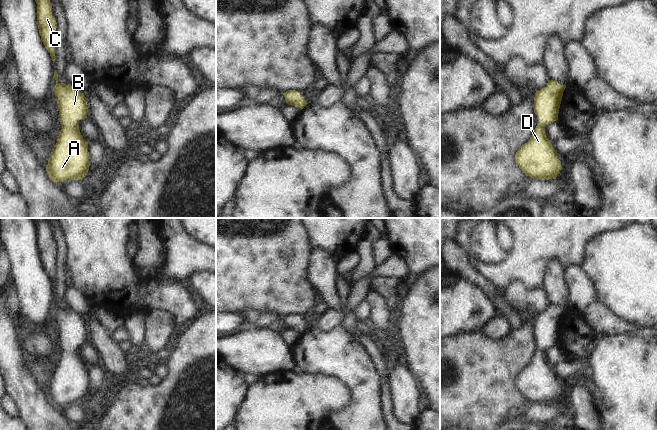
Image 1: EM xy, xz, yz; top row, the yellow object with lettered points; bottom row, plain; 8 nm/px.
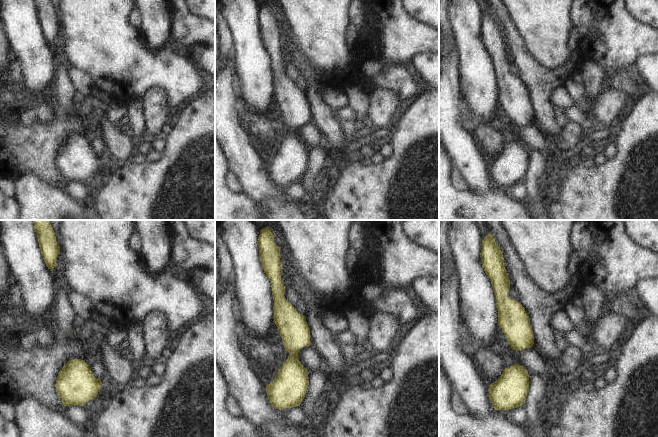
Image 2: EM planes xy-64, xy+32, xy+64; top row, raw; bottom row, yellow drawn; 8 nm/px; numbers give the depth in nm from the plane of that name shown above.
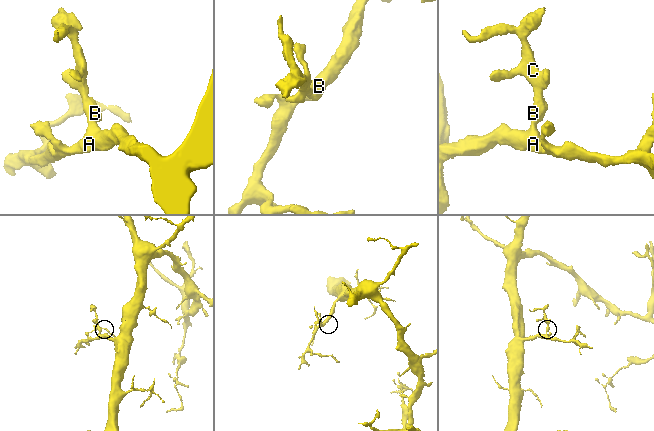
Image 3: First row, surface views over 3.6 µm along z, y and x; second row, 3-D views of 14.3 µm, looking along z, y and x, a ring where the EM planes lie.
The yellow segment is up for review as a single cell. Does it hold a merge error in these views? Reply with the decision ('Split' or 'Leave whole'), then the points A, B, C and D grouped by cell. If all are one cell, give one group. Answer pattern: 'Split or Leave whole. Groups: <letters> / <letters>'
Leave whole. Groups: A B C D.

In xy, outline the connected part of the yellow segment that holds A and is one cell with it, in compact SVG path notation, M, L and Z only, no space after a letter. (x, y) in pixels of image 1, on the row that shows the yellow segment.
M56 71L53 78L56 80L54 92L62 129L46 171L53 182L81 180L87 175L90 166L88 142L79 129L79 121L87 118L87 100L84 93L73 88L70 83L59 83Z

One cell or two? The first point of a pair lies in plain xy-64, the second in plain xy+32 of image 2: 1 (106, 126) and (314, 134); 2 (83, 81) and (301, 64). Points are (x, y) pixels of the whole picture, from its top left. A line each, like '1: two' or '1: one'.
1: two
2: two

